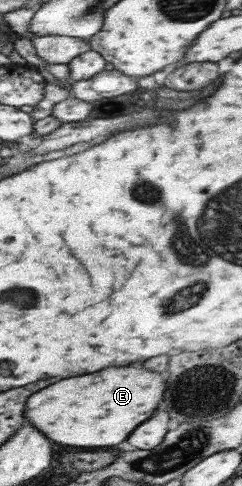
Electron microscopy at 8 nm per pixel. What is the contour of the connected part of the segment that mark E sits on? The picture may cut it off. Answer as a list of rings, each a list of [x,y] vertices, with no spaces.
[[[124,365],[102,373],[62,379],[30,397],[26,417],[50,439],[74,447],[122,447],[136,427],[148,421],[164,401],[166,377],[146,367]]]

